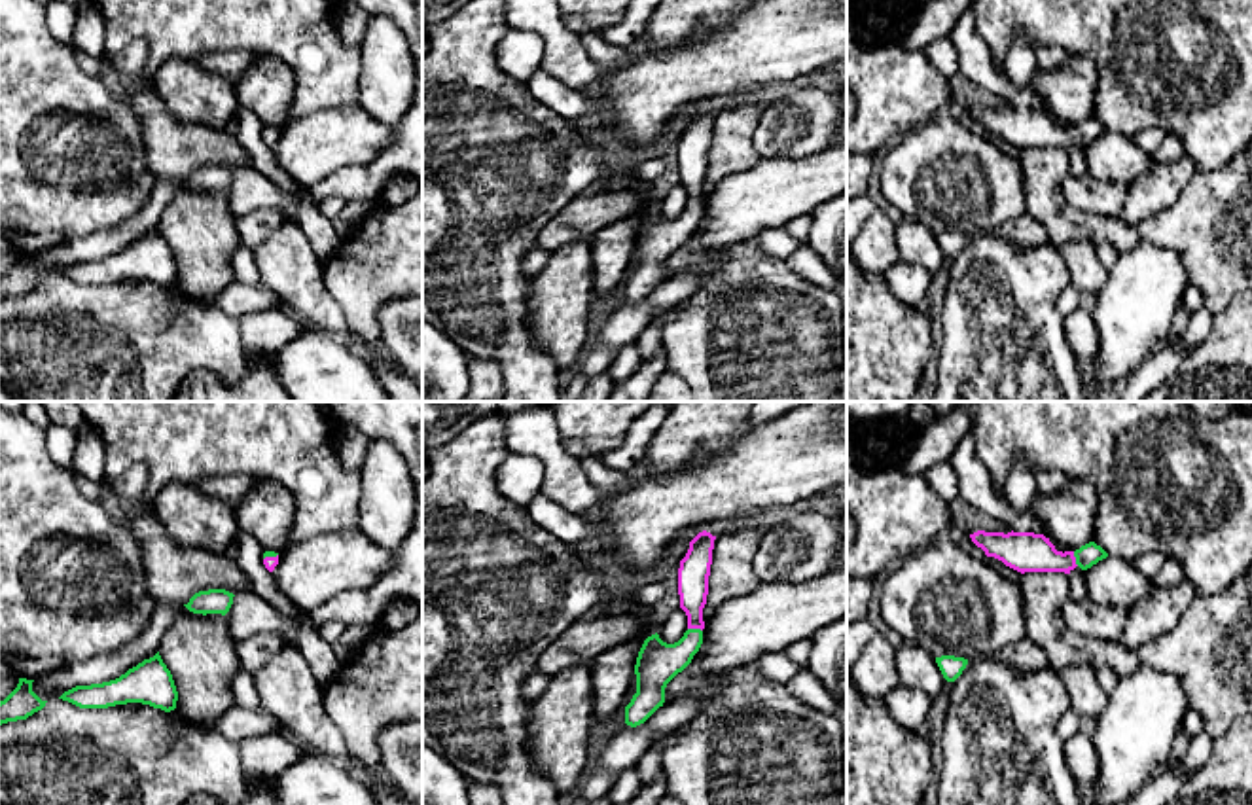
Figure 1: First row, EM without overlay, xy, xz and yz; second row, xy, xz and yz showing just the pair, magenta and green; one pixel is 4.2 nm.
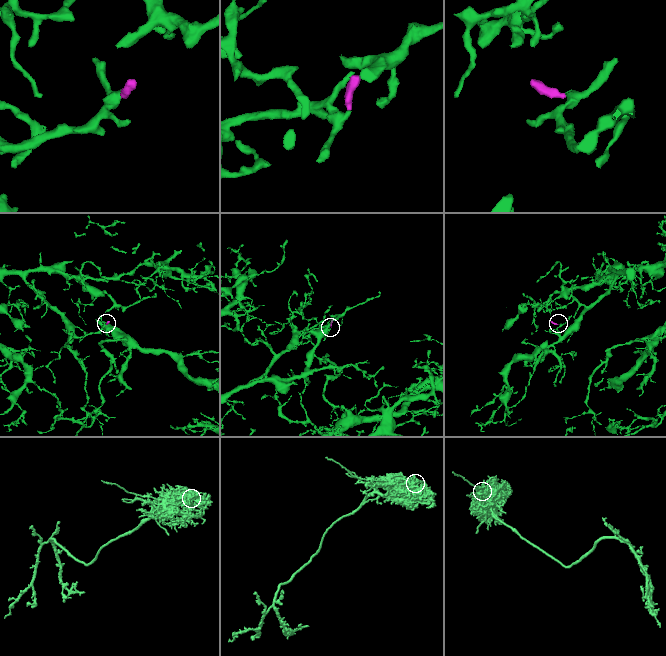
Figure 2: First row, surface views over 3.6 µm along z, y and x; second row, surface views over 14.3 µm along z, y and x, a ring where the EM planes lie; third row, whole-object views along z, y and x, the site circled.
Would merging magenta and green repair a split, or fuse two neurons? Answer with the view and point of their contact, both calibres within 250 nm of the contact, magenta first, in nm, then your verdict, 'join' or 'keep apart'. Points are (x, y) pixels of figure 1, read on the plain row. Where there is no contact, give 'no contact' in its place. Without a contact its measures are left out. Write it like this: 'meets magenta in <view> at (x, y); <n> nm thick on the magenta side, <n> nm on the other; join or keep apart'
meets magenta in xz at (696, 203); 130 nm thick on the magenta side, 180 nm on the other; join

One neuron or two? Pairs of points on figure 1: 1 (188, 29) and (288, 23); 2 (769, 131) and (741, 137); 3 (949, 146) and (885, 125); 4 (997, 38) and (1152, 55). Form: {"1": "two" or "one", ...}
{"1": "one", "2": "two", "3": "two", "4": "one"}

